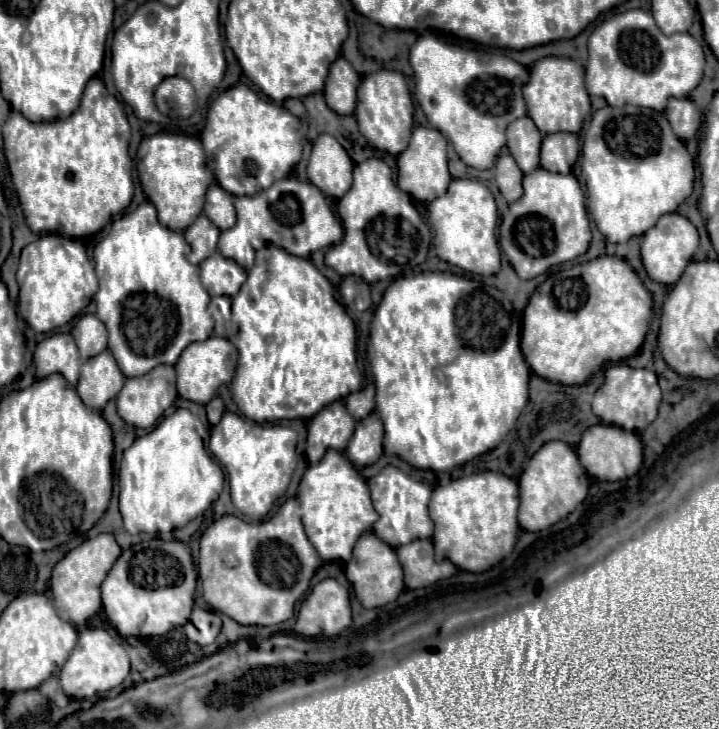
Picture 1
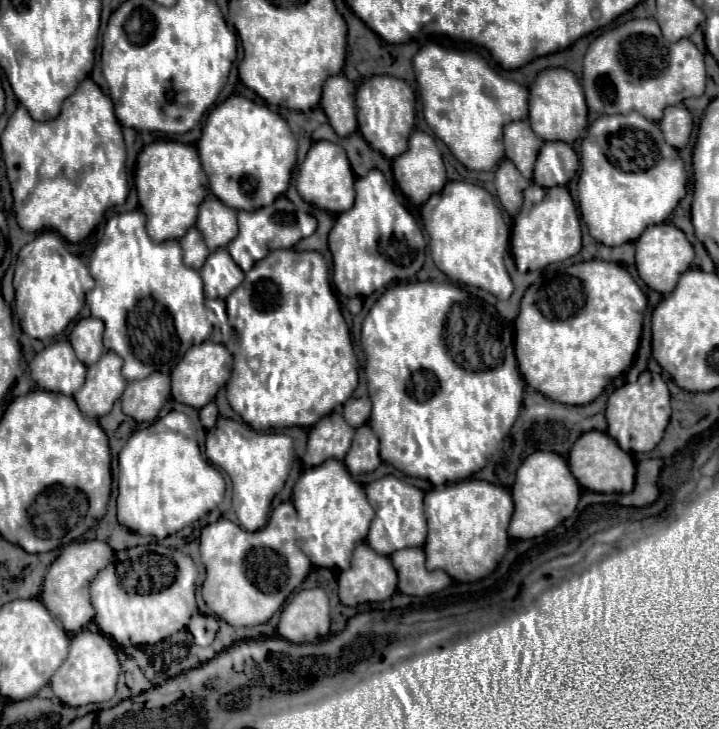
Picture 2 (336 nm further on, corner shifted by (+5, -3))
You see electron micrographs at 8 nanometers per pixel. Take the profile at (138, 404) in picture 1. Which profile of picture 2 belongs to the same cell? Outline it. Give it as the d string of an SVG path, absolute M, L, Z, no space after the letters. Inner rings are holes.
M152 373L142 381L128 383L120 403L122 411L134 421L154 421L170 397L170 377L162 373Z

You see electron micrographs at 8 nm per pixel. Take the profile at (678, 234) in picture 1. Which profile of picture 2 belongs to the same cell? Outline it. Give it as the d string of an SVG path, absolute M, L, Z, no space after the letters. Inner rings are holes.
M672 223L652 225L636 241L636 267L638 267L640 279L662 295L670 293L676 287L678 277L692 265L692 259L694 259L694 249L690 241L686 239L684 231Z

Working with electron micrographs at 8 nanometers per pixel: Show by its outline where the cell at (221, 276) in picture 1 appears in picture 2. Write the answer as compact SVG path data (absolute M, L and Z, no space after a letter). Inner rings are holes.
M224 247L210 253L206 265L200 269L200 277L204 281L204 295L208 299L224 299L244 281L242 269L232 261Z

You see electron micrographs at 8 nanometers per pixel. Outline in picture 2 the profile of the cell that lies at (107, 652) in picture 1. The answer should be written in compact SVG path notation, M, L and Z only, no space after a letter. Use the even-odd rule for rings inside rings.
M80 631L70 643L68 659L52 675L50 687L62 703L70 707L82 707L82 705L102 703L102 701L112 699L116 693L118 675L120 675L120 663L118 663L118 657L110 639L102 633Z

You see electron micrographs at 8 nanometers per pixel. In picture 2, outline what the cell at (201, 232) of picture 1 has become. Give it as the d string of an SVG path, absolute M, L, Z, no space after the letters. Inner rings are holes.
M192 227L182 239L180 239L180 245L182 245L182 251L184 251L184 263L192 269L200 269L208 257L208 247L206 247L206 241L202 237L202 233Z

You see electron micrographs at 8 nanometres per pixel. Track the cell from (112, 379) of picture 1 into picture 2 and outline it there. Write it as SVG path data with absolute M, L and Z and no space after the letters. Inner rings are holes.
M104 353L100 361L88 367L86 383L74 395L80 411L90 417L98 419L110 413L116 399L120 399L122 389L126 387L126 379L122 377L122 359L116 353Z

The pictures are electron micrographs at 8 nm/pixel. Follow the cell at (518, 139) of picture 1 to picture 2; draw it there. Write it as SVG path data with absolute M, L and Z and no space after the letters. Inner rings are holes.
M514 121L504 129L506 157L514 161L514 165L526 179L532 179L534 161L538 157L538 149L542 147L542 143L544 141L538 135L534 135L528 121Z

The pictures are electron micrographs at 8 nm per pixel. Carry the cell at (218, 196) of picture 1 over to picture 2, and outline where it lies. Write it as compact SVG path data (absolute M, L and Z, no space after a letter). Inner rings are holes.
M208 195L200 205L196 227L202 229L202 235L206 237L206 245L210 245L210 251L226 247L238 235L236 211L218 201L216 197Z

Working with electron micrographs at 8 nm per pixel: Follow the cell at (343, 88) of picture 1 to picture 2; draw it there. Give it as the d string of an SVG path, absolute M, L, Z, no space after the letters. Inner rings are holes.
M346 75L328 77L322 93L322 109L338 137L348 137L356 131L356 109L354 109L356 87Z

